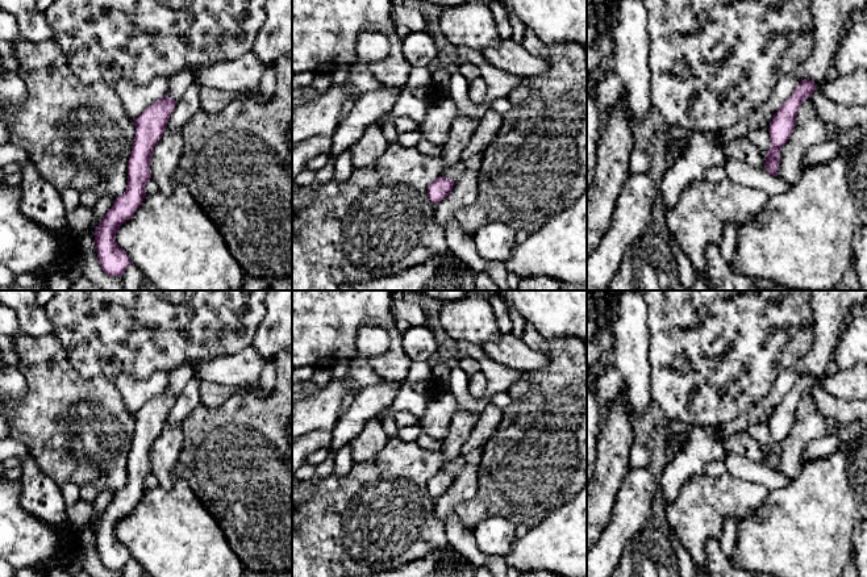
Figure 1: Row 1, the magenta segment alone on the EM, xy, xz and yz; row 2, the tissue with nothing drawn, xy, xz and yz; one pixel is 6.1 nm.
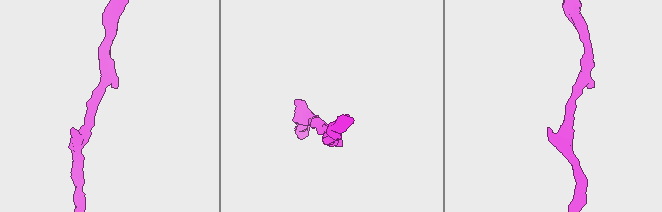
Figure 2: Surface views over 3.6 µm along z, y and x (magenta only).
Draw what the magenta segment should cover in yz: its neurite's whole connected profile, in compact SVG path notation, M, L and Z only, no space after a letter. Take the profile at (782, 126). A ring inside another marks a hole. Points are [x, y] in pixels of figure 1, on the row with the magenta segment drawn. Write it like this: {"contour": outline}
{"contour": "M809 79L801 80L791 97L778 109L770 124L768 131L771 146L766 152L767 160L764 167L768 173L775 177L778 176L779 170L780 150L793 133L799 108L808 97L812 96L816 87L817 84Z"}

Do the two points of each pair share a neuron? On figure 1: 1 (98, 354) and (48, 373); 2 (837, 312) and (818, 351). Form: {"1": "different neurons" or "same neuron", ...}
{"1": "different neurons", "2": "same neuron"}

